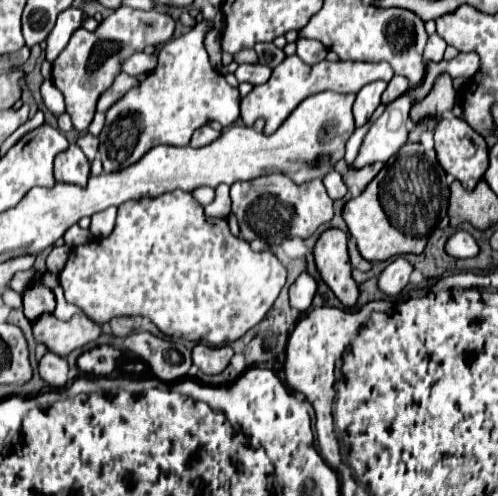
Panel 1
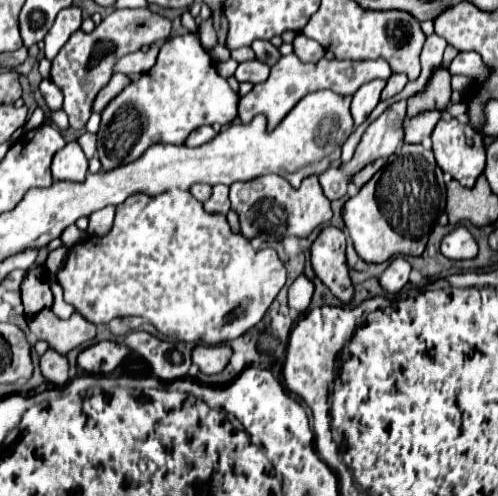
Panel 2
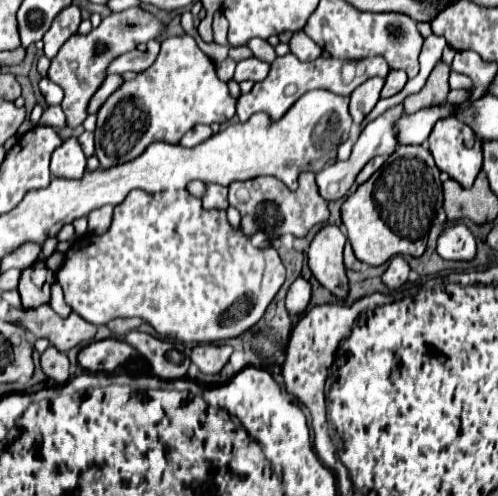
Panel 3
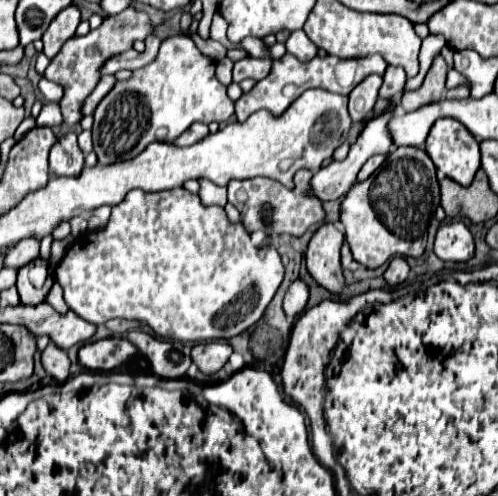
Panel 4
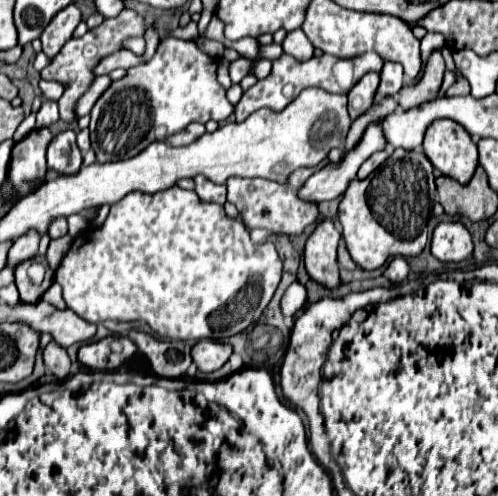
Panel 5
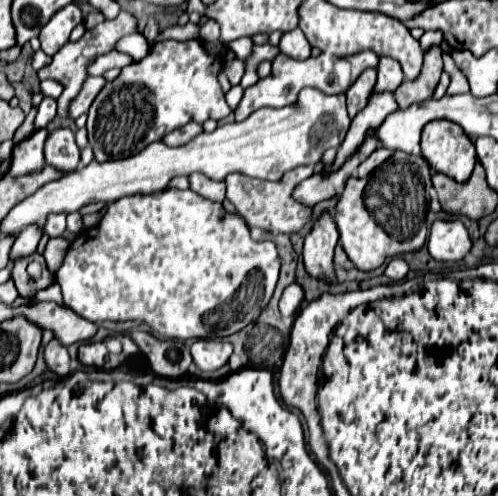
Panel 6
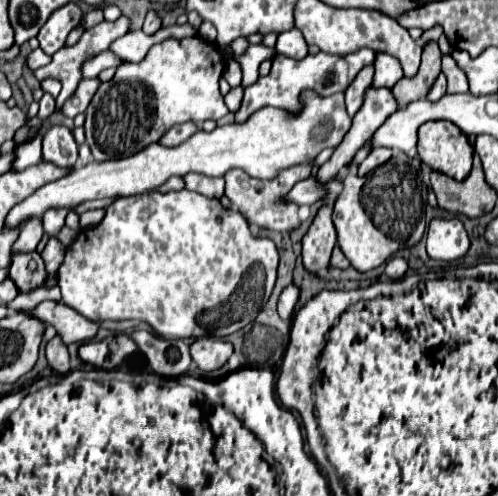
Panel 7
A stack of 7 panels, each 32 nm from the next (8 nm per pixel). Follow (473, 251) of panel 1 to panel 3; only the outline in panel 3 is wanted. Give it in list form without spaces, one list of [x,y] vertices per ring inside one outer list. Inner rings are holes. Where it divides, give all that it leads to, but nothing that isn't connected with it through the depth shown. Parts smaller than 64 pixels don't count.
[[[454,224],[440,234],[438,254],[446,260],[472,260],[476,256],[476,240],[464,224]]]

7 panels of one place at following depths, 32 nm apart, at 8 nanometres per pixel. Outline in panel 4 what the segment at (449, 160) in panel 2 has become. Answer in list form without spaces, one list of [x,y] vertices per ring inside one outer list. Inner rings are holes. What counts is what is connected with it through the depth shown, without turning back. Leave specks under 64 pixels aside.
[[[436,120],[426,140],[426,152],[440,174],[462,186],[472,184],[480,170],[480,144],[458,120]]]

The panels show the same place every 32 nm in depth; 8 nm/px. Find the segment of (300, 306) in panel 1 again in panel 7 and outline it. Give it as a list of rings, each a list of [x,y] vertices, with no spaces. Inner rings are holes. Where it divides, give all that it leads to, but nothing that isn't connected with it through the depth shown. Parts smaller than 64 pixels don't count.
[[[294,284],[286,286],[284,292],[280,294],[280,300],[278,300],[278,314],[280,314],[280,318],[282,318],[284,322],[288,322],[288,320],[294,316],[298,298],[300,298],[300,290],[298,290]]]

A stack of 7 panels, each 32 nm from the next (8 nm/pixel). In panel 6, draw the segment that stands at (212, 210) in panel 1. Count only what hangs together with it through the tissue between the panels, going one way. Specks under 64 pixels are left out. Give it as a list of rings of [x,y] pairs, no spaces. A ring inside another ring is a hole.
[[[204,174],[190,176],[190,188],[196,194],[200,194],[202,198],[212,200],[212,202],[224,202],[224,198],[226,198],[226,186],[224,186],[224,182],[214,182],[214,180],[206,178]]]

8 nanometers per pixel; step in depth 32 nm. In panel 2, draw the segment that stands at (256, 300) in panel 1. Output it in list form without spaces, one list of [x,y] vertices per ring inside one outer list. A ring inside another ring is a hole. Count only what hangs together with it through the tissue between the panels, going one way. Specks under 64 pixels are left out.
[[[172,190],[172,192],[164,192],[160,196],[154,196],[154,198],[144,196],[144,194],[130,196],[124,204],[120,204],[116,208],[114,226],[106,236],[88,236],[86,242],[72,246],[72,250],[68,252],[66,264],[56,274],[56,280],[64,288],[64,300],[68,304],[72,304],[84,318],[92,320],[94,324],[108,324],[112,318],[118,318],[118,316],[142,316],[142,318],[148,318],[156,326],[156,330],[160,334],[168,336],[168,338],[178,338],[178,340],[184,340],[184,342],[216,346],[216,344],[240,338],[242,334],[246,334],[252,326],[256,326],[264,318],[272,300],[278,296],[280,288],[286,284],[286,268],[278,260],[274,250],[270,250],[270,248],[268,250],[254,250],[242,234],[232,234],[224,214],[208,214],[208,212],[204,212],[202,204],[190,192]]]

